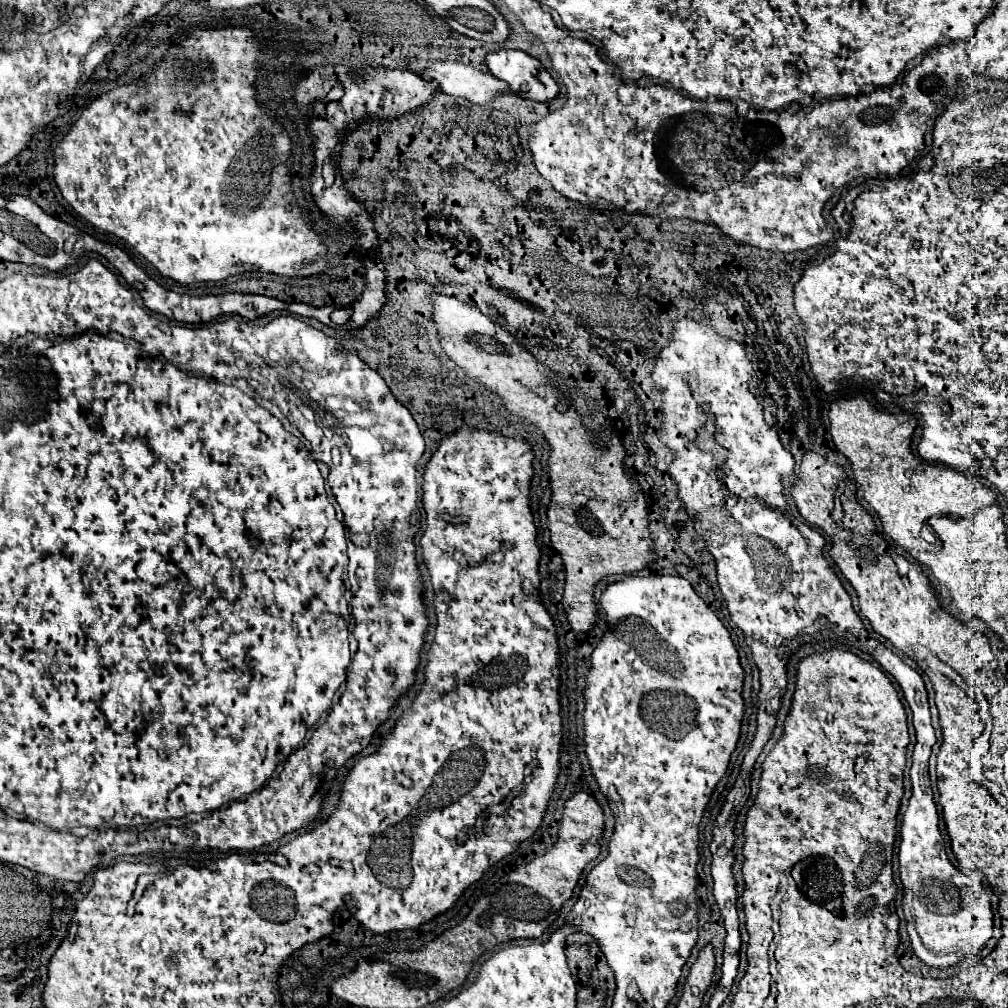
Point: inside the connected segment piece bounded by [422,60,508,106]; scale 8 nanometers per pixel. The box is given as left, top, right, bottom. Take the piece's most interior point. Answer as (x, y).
(455, 78)

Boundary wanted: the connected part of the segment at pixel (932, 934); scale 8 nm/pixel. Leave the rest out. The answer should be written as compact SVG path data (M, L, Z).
M867 637L859 641L860 647L869 647L876 662L894 676L900 684L906 702L912 710L912 724L916 730L916 746L912 756L910 780L912 780L912 798L908 810L902 818L900 828L900 880L904 884L902 910L908 922L908 936L914 954L932 968L948 968L968 956L978 954L978 950L992 938L992 910L990 898L982 888L980 878L968 880L946 856L946 846L938 828L938 810L934 804L934 794L930 788L928 776L928 758L936 742L934 728L930 724L930 710L926 700L926 688L922 676L910 668L900 656L884 647L874 647L874 638Z

